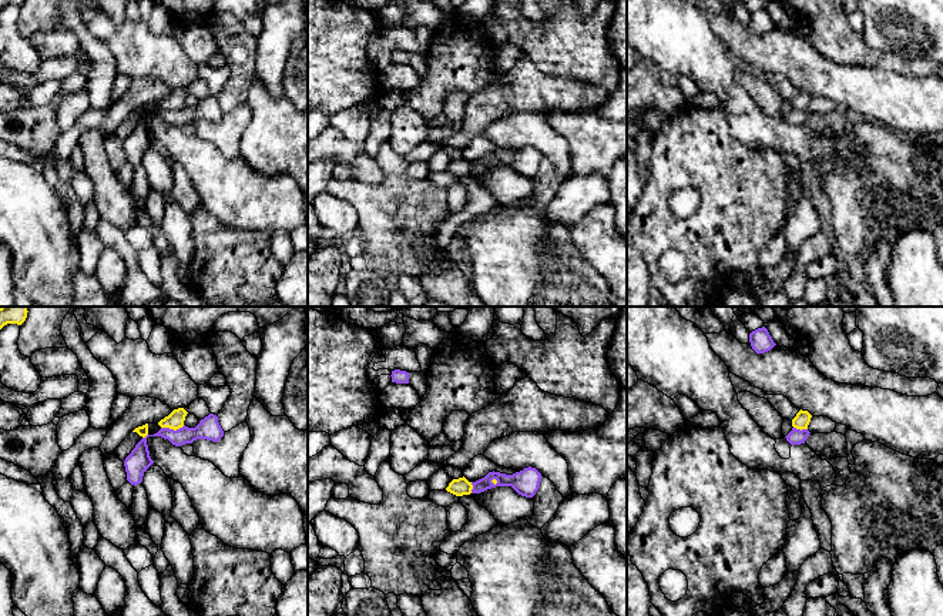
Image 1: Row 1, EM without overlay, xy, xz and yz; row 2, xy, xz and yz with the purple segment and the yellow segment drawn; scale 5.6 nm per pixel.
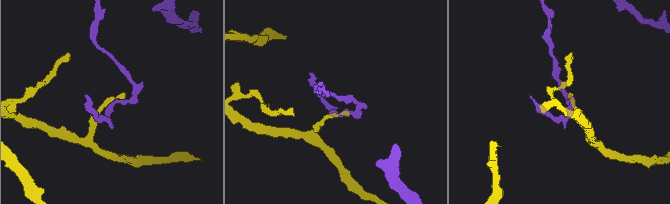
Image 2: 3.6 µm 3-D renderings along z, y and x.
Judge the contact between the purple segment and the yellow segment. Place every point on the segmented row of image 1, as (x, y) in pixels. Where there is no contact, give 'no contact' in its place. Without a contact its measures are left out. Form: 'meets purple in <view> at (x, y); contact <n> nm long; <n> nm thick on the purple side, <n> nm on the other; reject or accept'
meets purple in xy at (173, 429); contact 140 nm long; 130 nm thick on the purple side, 100 nm on the other; reject

